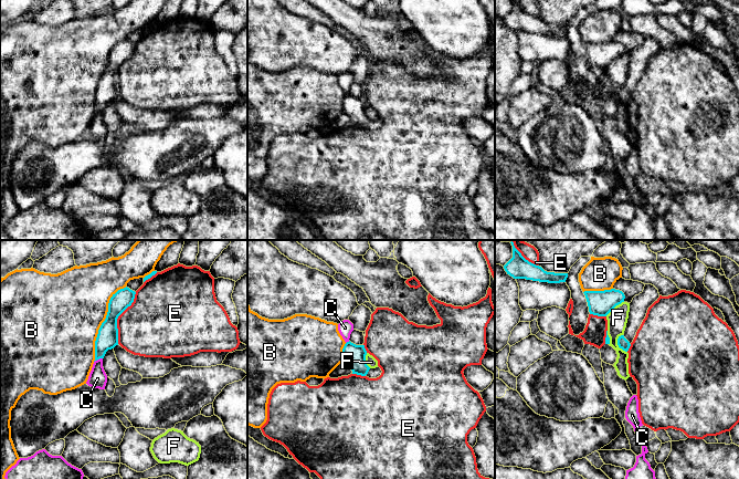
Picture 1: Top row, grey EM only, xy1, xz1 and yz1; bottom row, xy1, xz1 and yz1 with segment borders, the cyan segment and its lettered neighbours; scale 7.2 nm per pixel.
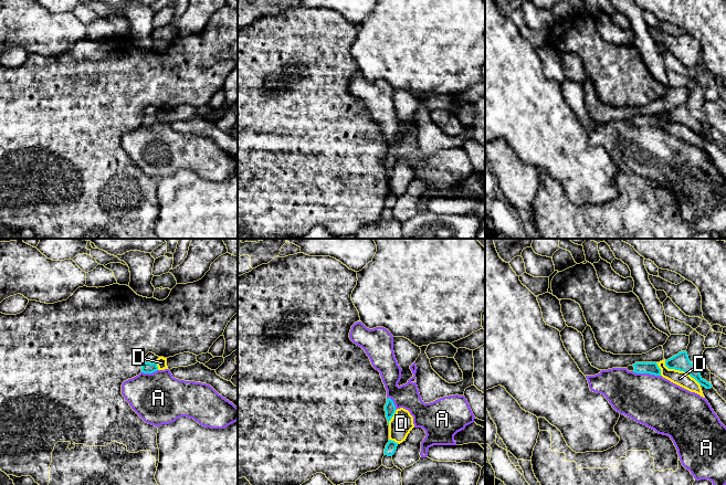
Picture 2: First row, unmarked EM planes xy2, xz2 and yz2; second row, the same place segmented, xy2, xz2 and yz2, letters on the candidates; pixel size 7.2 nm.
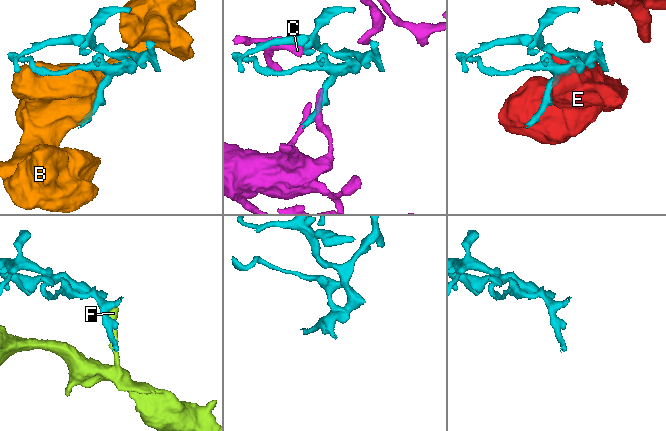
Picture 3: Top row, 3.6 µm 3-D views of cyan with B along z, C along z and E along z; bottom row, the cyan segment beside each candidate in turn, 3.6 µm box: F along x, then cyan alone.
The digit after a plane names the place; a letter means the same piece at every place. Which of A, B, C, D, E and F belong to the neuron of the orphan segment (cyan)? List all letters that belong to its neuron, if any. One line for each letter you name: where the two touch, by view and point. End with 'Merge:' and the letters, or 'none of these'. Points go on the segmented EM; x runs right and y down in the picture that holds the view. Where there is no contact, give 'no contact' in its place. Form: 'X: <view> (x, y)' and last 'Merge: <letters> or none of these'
Merge: none of these

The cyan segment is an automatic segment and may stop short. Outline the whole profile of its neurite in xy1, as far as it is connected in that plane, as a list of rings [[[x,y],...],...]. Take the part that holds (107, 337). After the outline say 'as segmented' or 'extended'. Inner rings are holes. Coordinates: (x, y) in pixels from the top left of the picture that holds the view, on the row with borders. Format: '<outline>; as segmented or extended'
[[[129,288],[118,290],[109,300],[108,312],[95,341],[95,361],[104,358],[108,350],[118,345],[118,316],[134,302],[136,292]]]; as segmented

